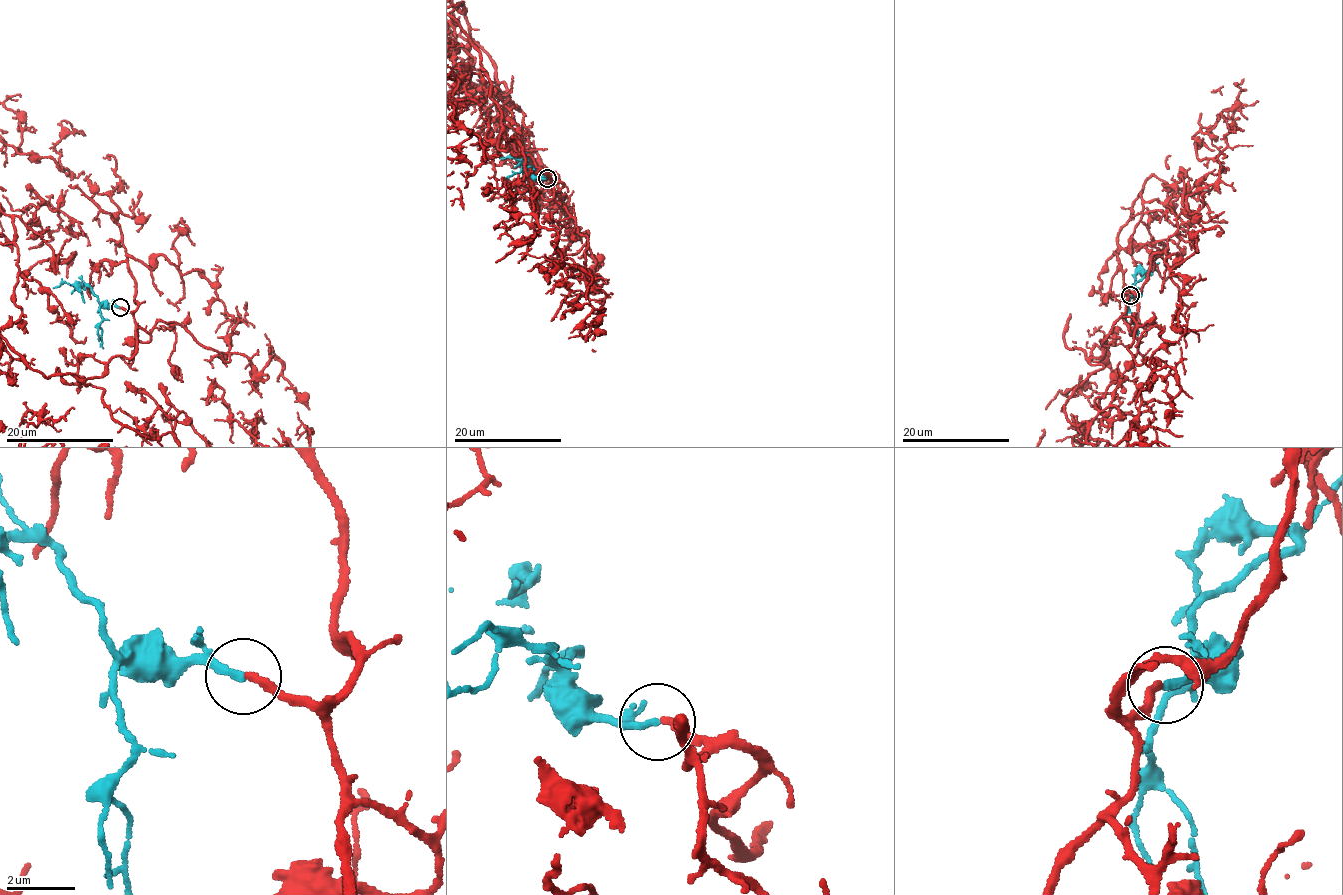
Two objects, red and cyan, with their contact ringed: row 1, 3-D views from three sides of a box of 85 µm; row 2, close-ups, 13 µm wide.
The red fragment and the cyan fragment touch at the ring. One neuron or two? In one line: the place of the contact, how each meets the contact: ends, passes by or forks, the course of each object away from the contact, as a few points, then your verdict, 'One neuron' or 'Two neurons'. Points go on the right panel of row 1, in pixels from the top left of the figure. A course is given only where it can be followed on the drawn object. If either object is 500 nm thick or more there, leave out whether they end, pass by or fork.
Place: (1130, 295). At the ring red ends. At the ring cyan ends. Course of cyan: (1130, 296), (1138, 293), (1136, 282), (1150, 273), (1144, 272), (1152, 266), (1157, 271). One neuron

